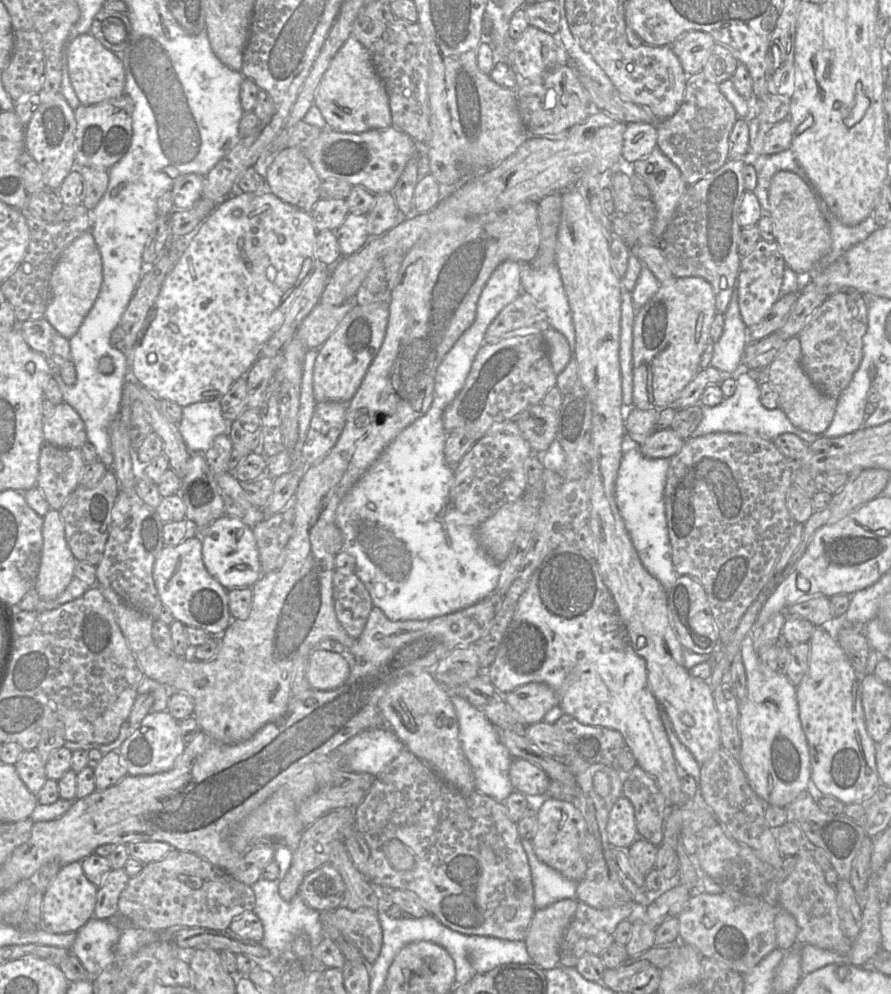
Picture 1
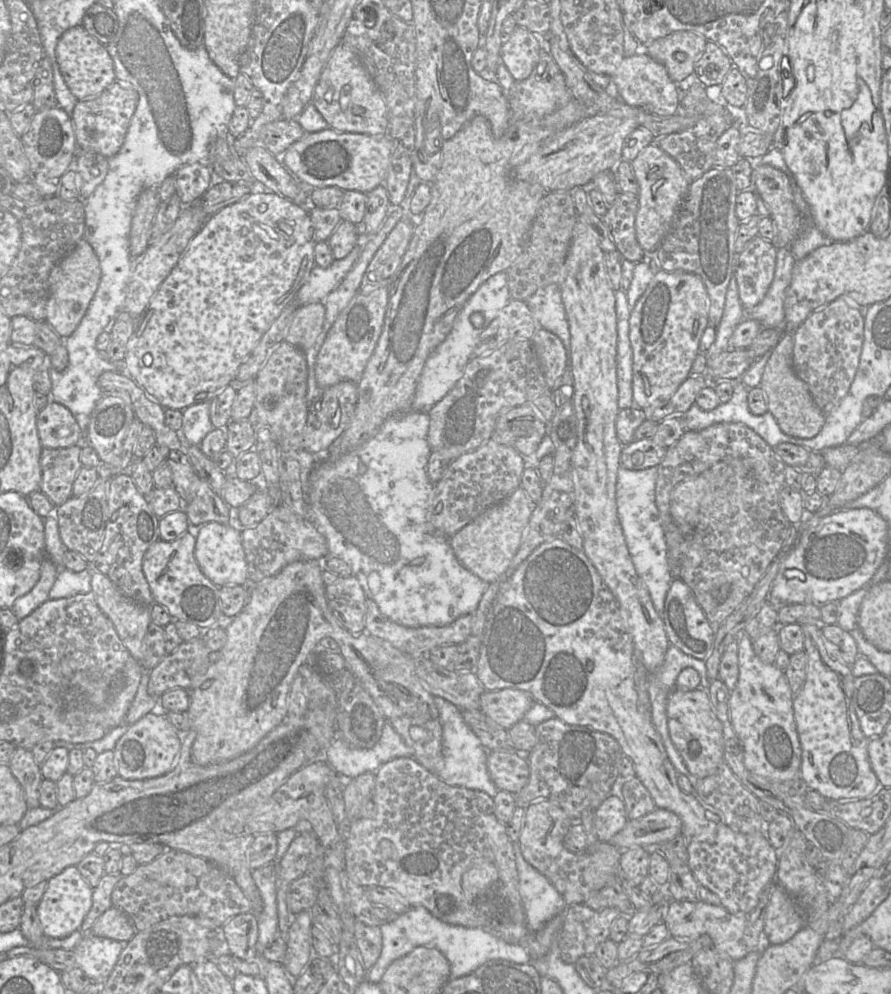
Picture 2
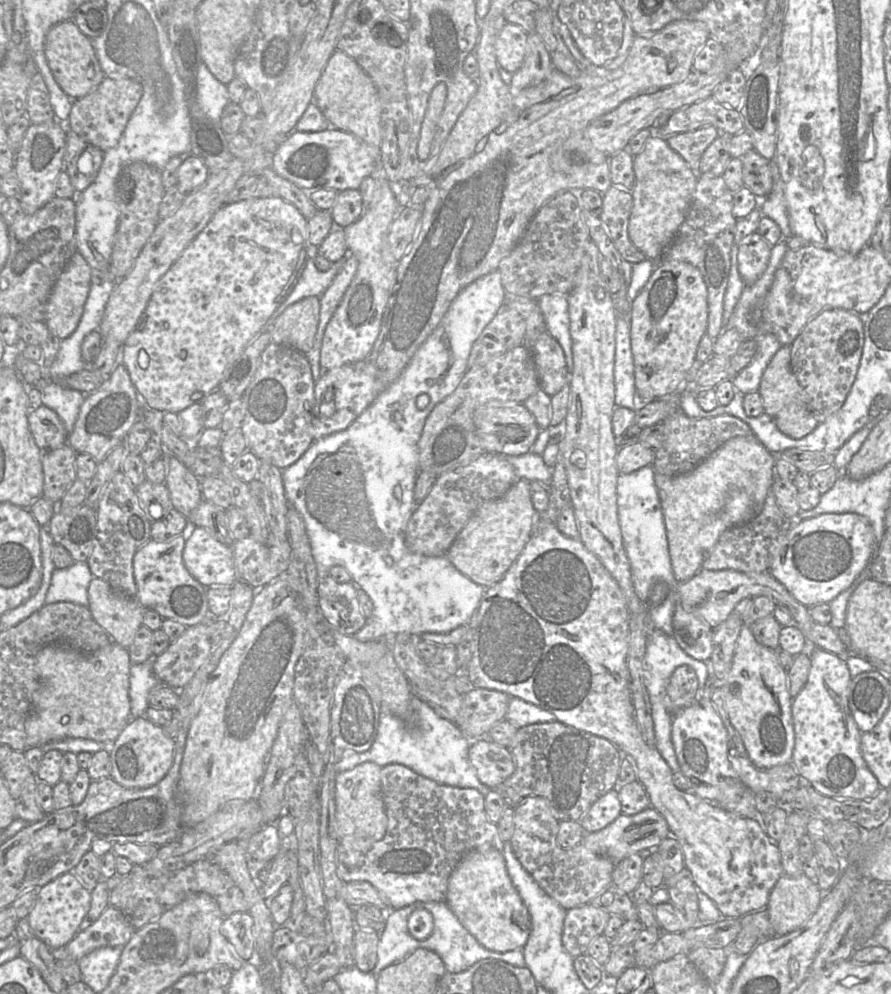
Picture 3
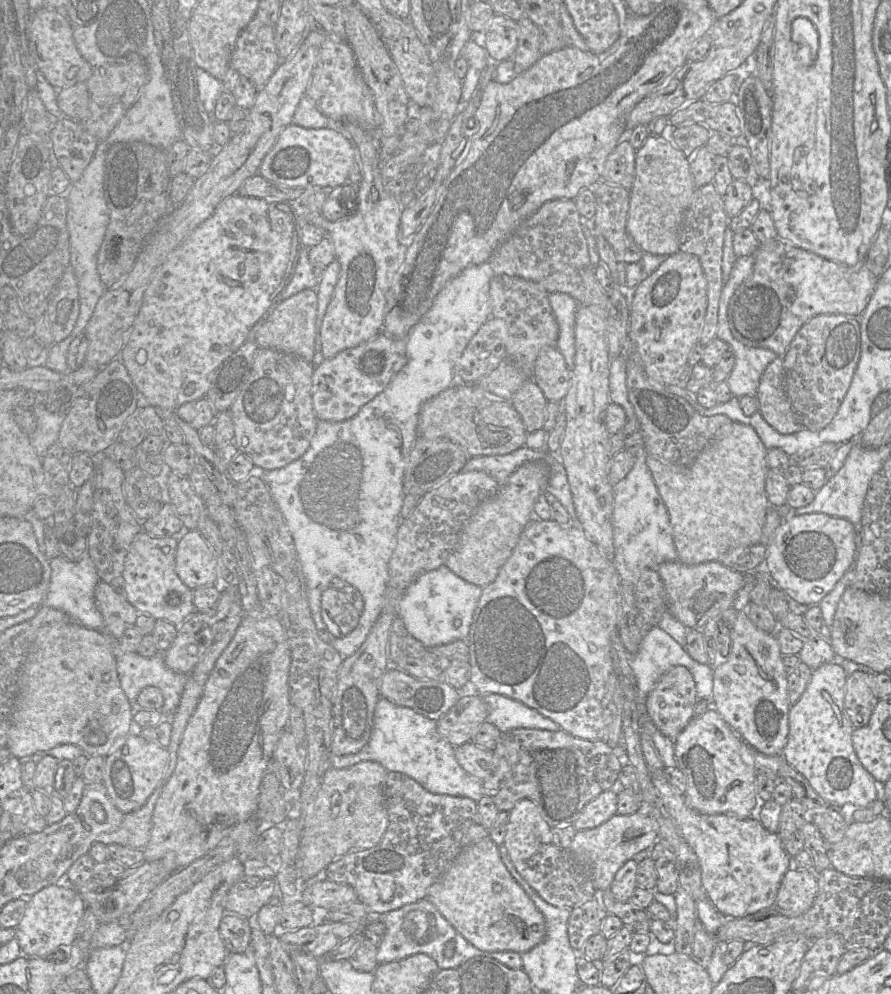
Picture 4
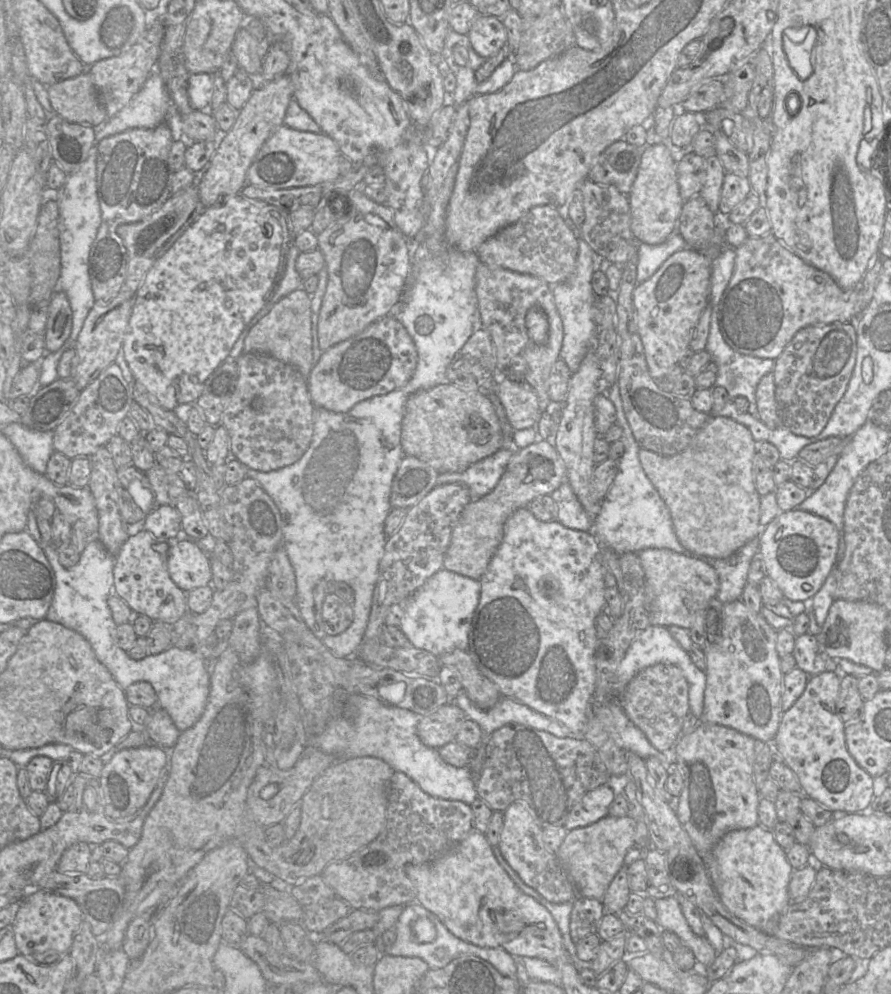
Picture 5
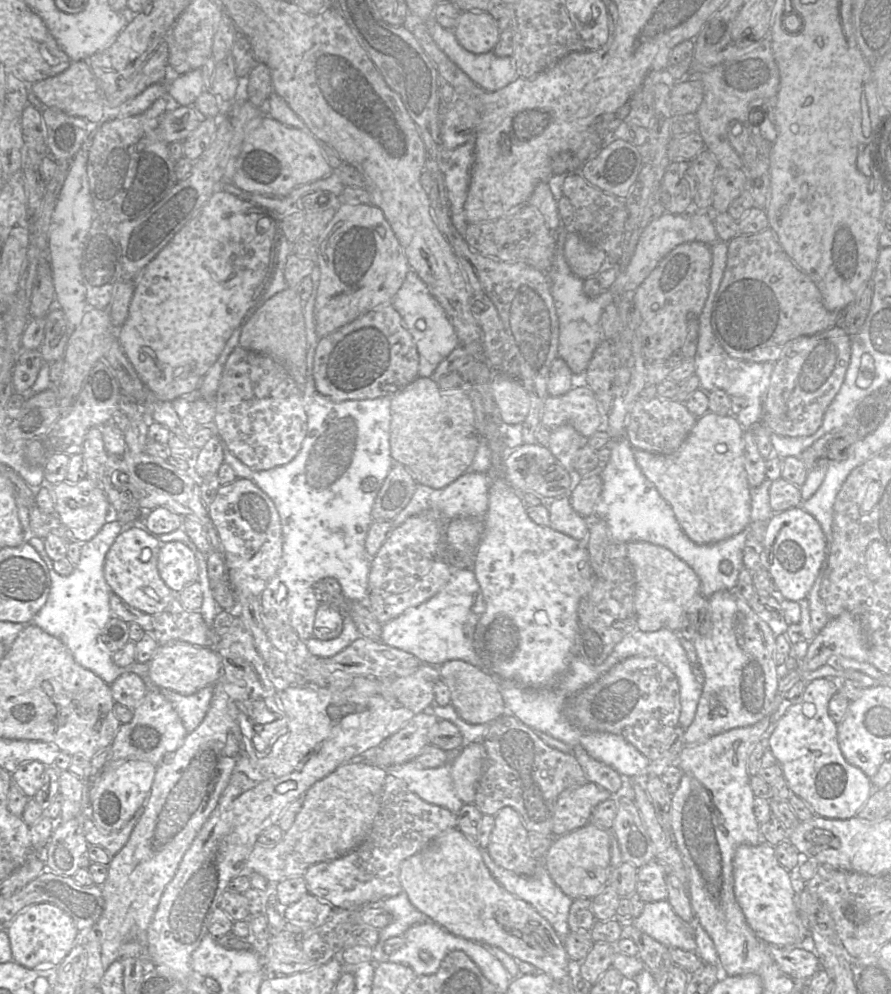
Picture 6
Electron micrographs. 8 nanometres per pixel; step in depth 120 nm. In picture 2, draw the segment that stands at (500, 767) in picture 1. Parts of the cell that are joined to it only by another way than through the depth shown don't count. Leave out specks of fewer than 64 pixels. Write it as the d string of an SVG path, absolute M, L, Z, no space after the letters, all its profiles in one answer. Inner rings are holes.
M434 696L442 725L442 754L444 764L436 774L445 783L486 792L494 797L499 789L491 780L487 768L488 750L464 721L461 710L450 701Z

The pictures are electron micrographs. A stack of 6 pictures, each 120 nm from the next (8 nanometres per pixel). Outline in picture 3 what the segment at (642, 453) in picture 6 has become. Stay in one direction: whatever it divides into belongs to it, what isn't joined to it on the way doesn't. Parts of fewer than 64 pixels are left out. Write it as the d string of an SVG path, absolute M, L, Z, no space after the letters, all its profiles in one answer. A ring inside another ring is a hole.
M754 434L737 436L726 441L689 473L669 477L655 472L654 481L664 516L671 566L677 582L691 579L702 568L708 552L722 533L750 522L761 511L776 477L776 456L768 451Z

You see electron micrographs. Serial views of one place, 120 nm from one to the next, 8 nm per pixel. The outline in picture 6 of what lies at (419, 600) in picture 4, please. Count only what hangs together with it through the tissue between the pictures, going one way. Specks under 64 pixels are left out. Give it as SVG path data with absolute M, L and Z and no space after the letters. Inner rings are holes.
M454 568L449 581L436 595L383 624L380 640L437 667L456 659L482 667L473 647L473 634L483 611L484 599L473 569Z

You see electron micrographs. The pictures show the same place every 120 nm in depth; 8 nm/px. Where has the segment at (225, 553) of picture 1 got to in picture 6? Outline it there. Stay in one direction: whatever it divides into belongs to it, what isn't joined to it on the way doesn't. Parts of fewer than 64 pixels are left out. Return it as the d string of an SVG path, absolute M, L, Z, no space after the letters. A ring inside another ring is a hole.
M180 541L162 543L158 571L165 584L179 593L199 579L199 567L193 551Z

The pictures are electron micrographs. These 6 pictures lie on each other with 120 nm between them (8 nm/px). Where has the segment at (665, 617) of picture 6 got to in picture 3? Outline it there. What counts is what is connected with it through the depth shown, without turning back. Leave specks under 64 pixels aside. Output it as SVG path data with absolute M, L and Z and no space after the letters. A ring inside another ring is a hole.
M701 568L691 579L678 583L675 588L677 602L683 609L691 613L711 628L716 627L734 611L736 604L743 598L756 596L767 596L776 604L786 606L792 616L792 623L797 625L806 637L812 622L808 607L798 602L793 595L779 582L770 572L744 573L735 570L707 570Z

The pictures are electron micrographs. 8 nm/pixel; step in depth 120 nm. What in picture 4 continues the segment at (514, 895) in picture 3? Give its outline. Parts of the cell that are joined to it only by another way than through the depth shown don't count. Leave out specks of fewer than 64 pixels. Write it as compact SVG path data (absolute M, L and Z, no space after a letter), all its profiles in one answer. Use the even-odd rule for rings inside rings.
M489 836L459 852L442 876L429 888L427 899L466 940L483 951L515 951L522 954L539 944L546 934L543 914L512 877L501 860L499 846Z

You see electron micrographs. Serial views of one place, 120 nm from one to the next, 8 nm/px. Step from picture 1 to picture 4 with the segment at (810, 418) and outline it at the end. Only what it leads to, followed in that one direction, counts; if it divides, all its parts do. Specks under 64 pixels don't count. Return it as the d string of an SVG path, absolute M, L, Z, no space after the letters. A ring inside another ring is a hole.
M778 356L765 369L757 390L758 410L780 434L794 434L803 426L798 421L785 390L783 359Z

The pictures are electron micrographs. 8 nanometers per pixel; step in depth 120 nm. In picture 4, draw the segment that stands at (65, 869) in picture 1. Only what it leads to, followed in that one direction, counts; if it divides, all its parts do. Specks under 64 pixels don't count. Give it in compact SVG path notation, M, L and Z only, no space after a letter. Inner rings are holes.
M67 882L49 885L30 898L24 916L16 927L16 939L22 955L46 957L61 945L71 945L75 941L76 929L85 912L86 903L76 888Z

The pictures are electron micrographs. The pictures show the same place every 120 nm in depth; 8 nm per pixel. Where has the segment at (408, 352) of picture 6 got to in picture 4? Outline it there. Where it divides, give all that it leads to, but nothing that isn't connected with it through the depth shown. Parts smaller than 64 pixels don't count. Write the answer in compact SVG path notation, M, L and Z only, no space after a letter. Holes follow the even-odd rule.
M383 331L372 339L339 352L314 368L312 404L318 420L342 422L380 394L407 363L406 340L389 336Z

